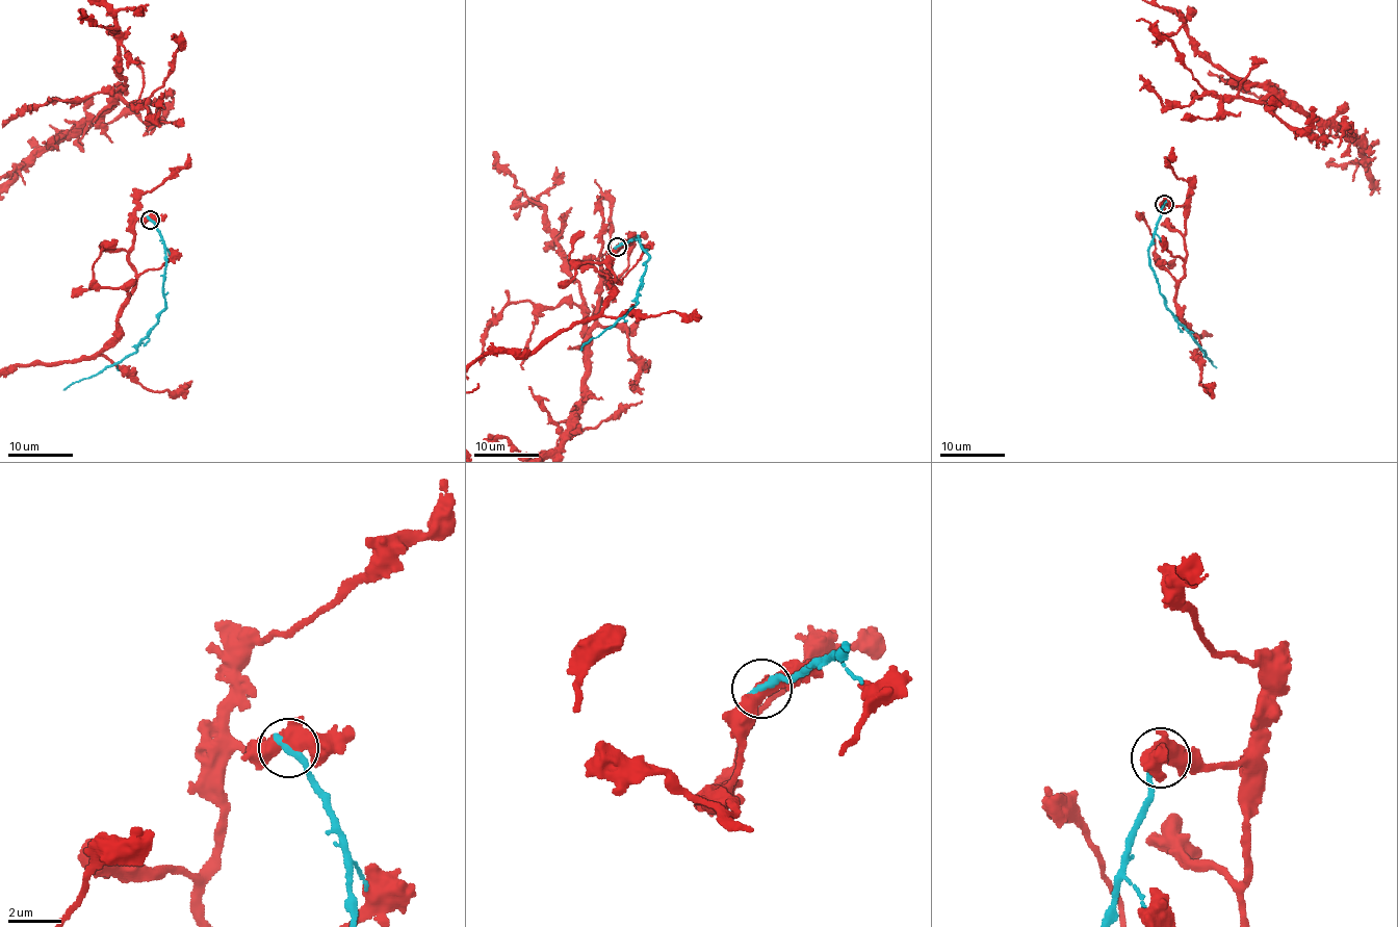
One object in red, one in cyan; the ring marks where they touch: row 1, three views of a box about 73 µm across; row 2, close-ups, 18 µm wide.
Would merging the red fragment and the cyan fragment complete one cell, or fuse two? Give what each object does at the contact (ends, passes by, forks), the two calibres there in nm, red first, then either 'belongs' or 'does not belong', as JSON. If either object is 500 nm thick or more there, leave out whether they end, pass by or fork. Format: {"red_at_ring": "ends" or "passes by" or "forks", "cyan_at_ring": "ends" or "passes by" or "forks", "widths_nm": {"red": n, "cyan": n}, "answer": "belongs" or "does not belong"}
{"red_at_ring": "forks", "cyan_at_ring": "ends", "widths_nm": {"red": 480, "cyan": 360}, "answer": "does not belong"}

